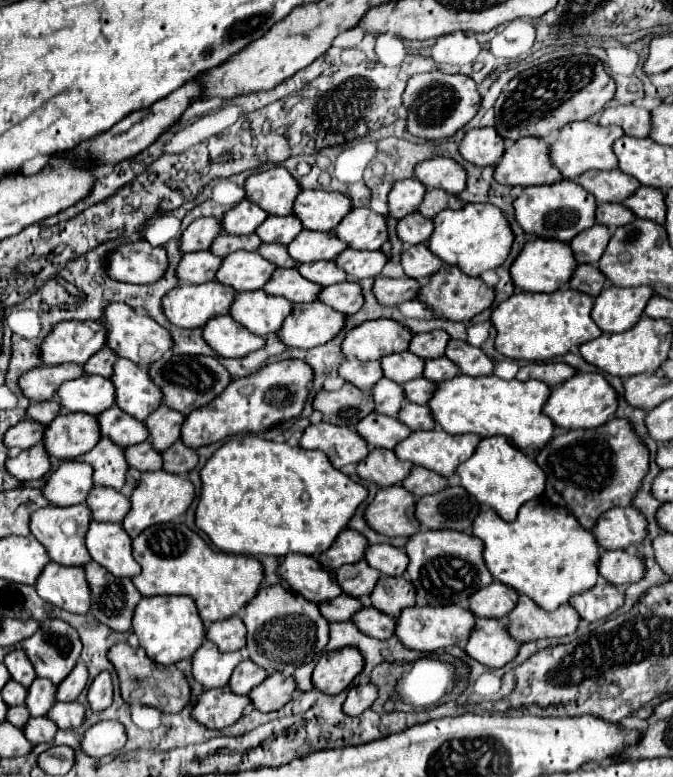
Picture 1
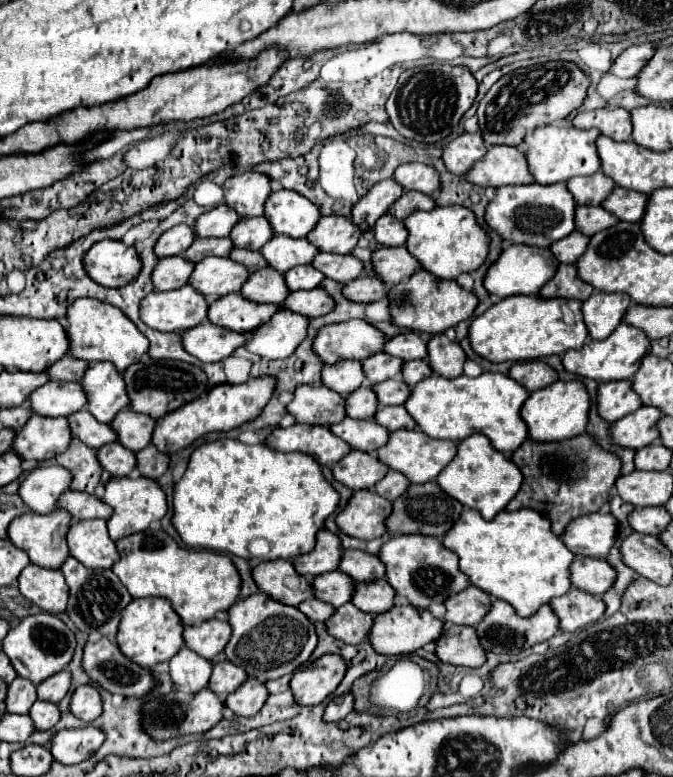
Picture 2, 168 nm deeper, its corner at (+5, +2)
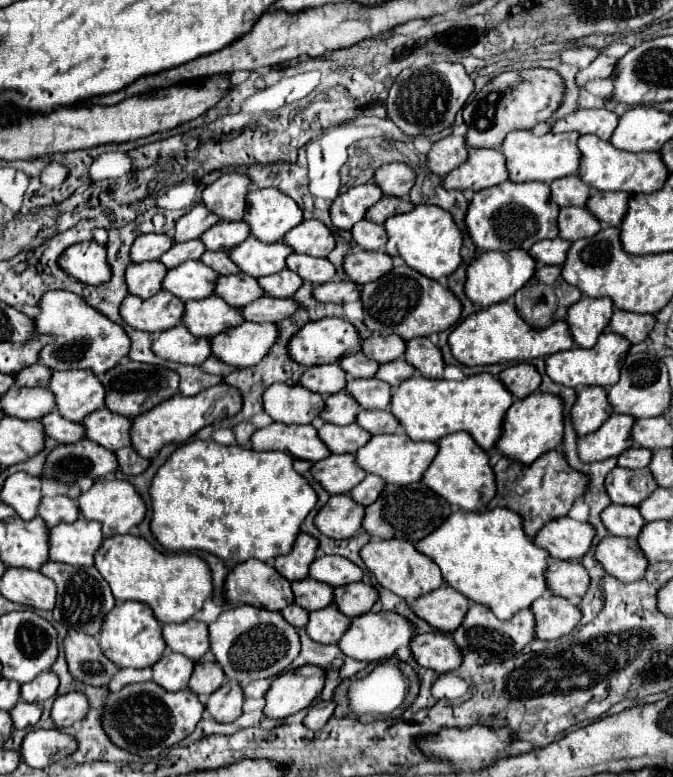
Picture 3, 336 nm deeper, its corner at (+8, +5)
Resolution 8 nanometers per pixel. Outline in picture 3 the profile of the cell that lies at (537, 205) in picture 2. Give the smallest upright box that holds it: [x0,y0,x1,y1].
[467,183,559,251]

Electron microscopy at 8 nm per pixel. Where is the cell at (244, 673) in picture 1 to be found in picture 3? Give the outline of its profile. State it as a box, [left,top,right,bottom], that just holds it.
[189,661,225,697]

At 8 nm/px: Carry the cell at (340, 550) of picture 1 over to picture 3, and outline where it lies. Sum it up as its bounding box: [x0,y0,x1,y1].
[275,533,319,581]

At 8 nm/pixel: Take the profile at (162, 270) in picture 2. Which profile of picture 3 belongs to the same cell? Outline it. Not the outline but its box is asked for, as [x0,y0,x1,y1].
[127,259,167,299]

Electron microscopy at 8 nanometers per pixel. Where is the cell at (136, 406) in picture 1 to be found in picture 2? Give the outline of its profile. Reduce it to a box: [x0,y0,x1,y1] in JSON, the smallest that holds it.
[80,362,128,424]

